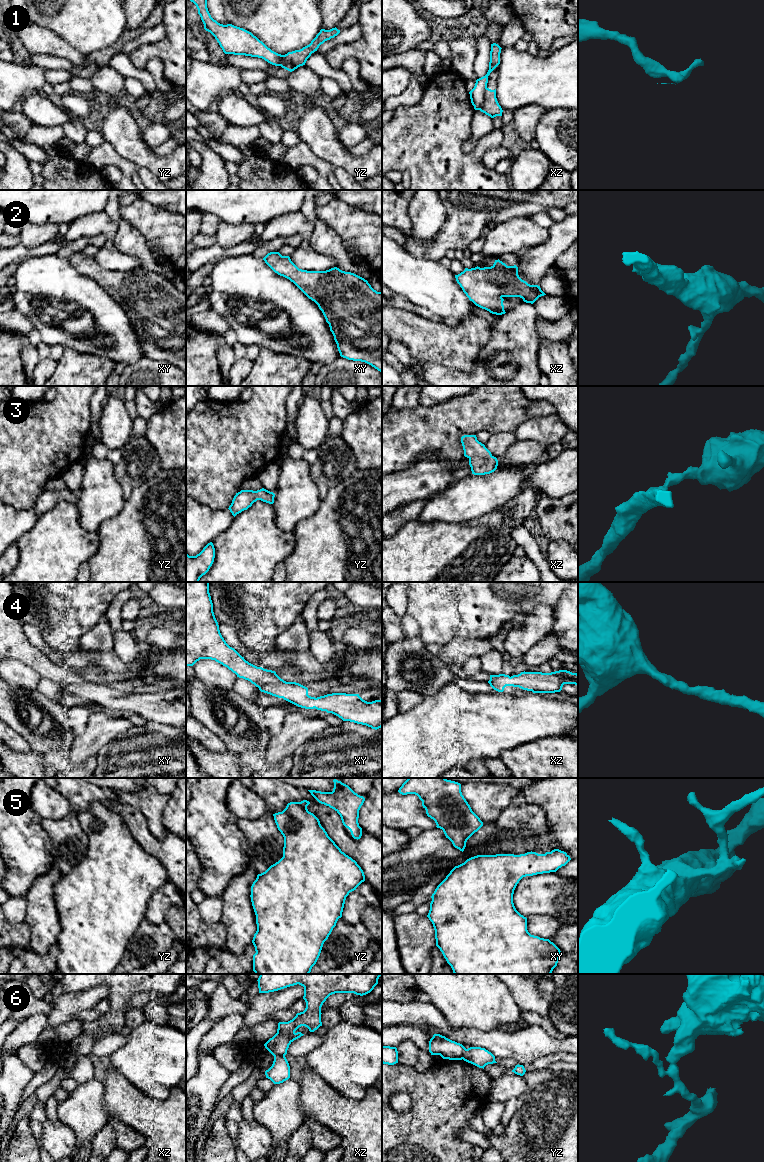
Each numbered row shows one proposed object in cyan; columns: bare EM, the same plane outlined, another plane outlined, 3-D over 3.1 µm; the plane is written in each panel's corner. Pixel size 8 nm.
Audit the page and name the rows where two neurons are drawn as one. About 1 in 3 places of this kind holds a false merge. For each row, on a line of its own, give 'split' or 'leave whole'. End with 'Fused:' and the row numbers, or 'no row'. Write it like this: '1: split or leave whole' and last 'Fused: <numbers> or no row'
1: split
2: leave whole
3: leave whole
4: leave whole
5: leave whole
6: split
Fused: 1, 6

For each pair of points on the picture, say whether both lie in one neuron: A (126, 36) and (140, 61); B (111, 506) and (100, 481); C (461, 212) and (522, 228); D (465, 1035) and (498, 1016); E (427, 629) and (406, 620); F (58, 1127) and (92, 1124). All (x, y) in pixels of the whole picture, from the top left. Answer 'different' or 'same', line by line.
A: different
B: same
C: different
D: different
E: different
F: different

